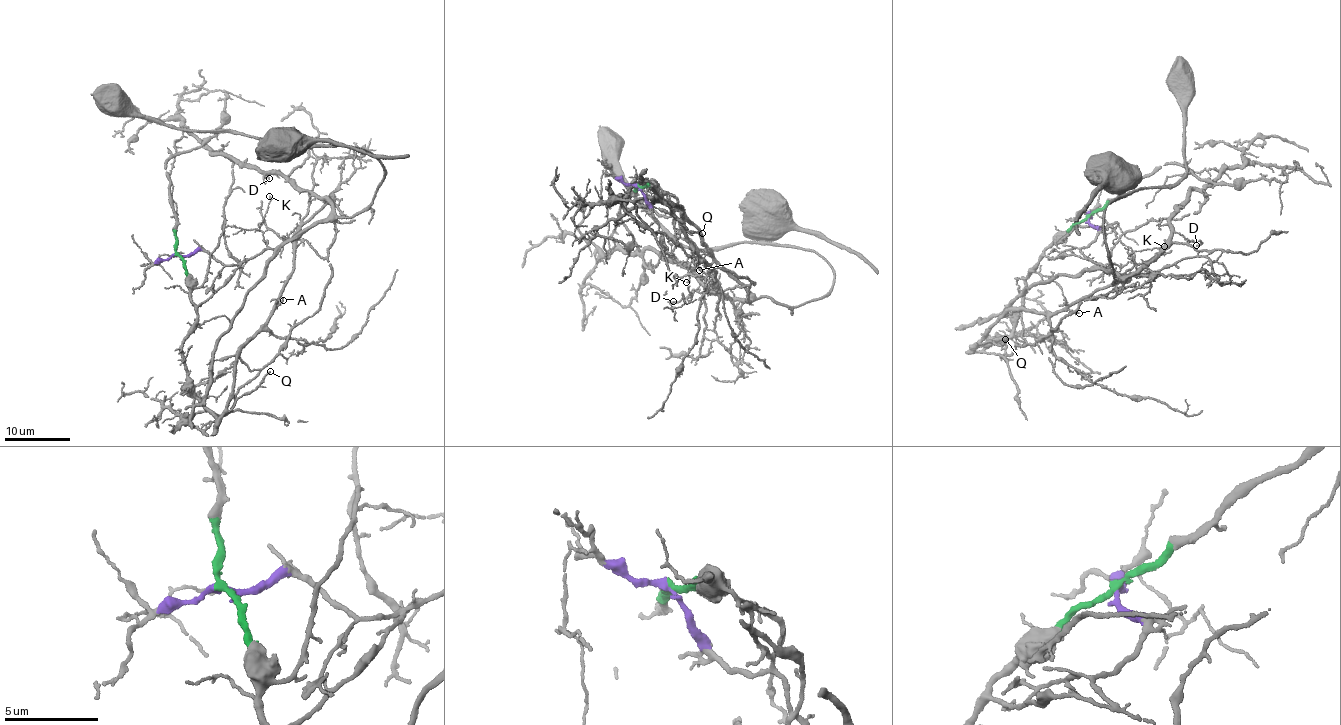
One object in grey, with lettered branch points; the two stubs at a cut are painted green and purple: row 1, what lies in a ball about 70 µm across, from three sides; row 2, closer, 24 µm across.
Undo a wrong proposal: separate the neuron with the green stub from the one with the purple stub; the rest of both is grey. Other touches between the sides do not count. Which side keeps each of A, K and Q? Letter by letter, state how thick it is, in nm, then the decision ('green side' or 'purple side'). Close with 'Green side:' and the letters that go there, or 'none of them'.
A: 140 nm thick; green side
K: 180 nm thick; purple side
Q: 180 nm thick; green side
Green side: A, Q

